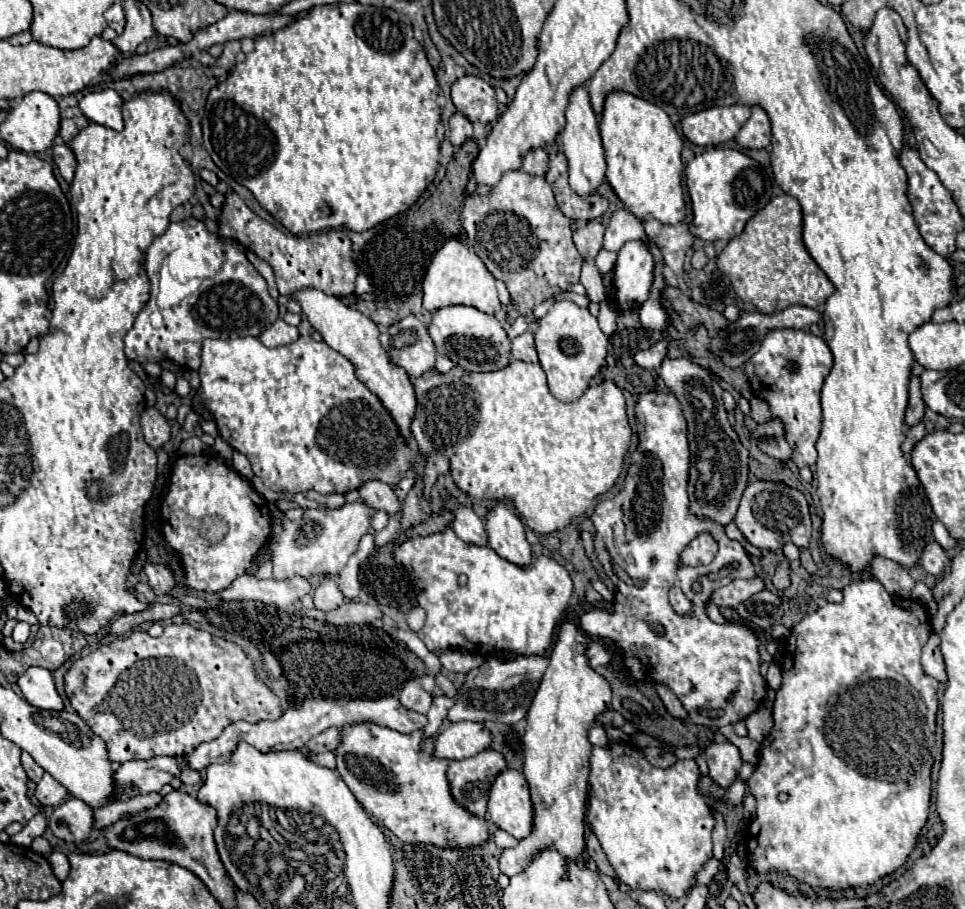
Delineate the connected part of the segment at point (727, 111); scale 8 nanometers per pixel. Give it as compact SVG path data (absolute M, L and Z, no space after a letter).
M749 105L711 107L695 115L687 115L681 121L681 131L695 145L715 147L733 139L749 115Z

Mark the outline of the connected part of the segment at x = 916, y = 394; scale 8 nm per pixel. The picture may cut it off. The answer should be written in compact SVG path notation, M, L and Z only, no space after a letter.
M911 375L909 405L907 405L905 421L907 421L907 425L915 425L923 419L923 415L925 415L925 403L923 403L923 395L921 395L921 381L917 375Z

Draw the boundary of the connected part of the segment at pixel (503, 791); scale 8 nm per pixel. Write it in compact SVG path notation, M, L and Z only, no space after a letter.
M507 769L497 775L489 791L489 817L509 835L523 839L533 829L533 801L523 773Z

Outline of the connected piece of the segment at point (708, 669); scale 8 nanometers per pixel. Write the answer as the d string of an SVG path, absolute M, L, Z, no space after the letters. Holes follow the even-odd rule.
M643 393L635 405L635 423L639 445L631 453L629 465L629 479L625 479L623 489L611 497L601 501L595 507L590 517L595 529L595 553L607 577L611 577L617 585L615 609L607 613L603 609L591 609L579 617L579 627L589 637L599 637L611 641L625 653L625 667L635 681L645 683L661 683L669 687L677 699L683 703L687 713L691 715L693 723L705 725L709 729L717 729L727 723L743 721L747 715L759 709L765 693L767 683L759 673L759 637L757 633L745 623L715 623L707 617L705 605L715 589L731 583L733 579L751 579L757 575L755 565L747 551L741 547L739 541L731 541L723 525L717 521L707 521L705 517L695 517L689 511L689 497L687 497L687 481L689 481L689 445L687 445L687 423L681 411L679 401L673 393ZM699 531L711 531L719 541L719 553L709 565L681 565L679 557L681 551L695 539ZM737 565L725 577L713 579L713 573L721 571L723 567ZM677 585L683 593L693 601L695 615L693 617L679 617L671 603L669 603L669 589Z

